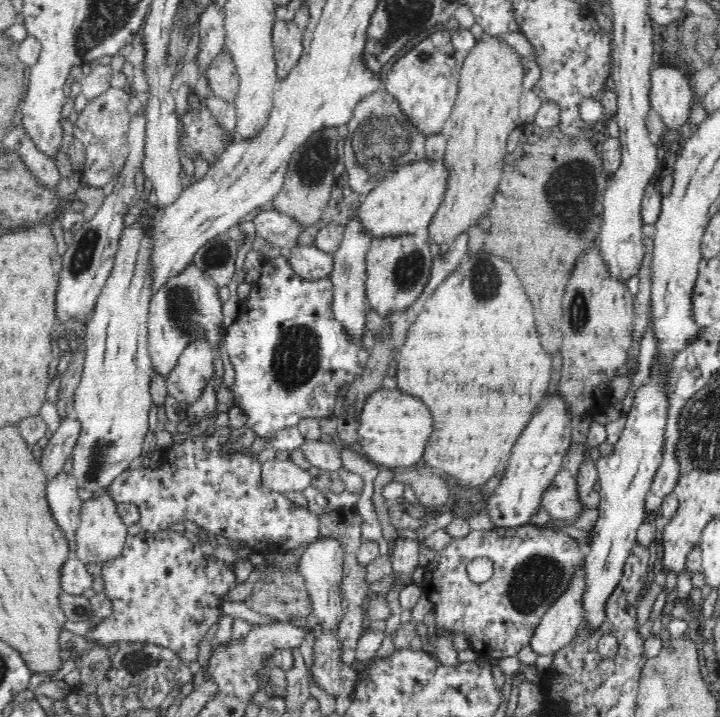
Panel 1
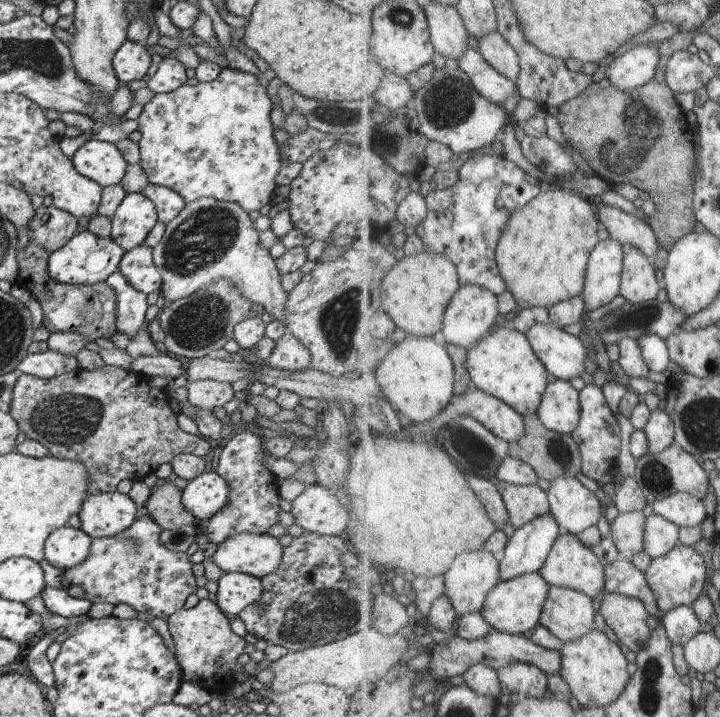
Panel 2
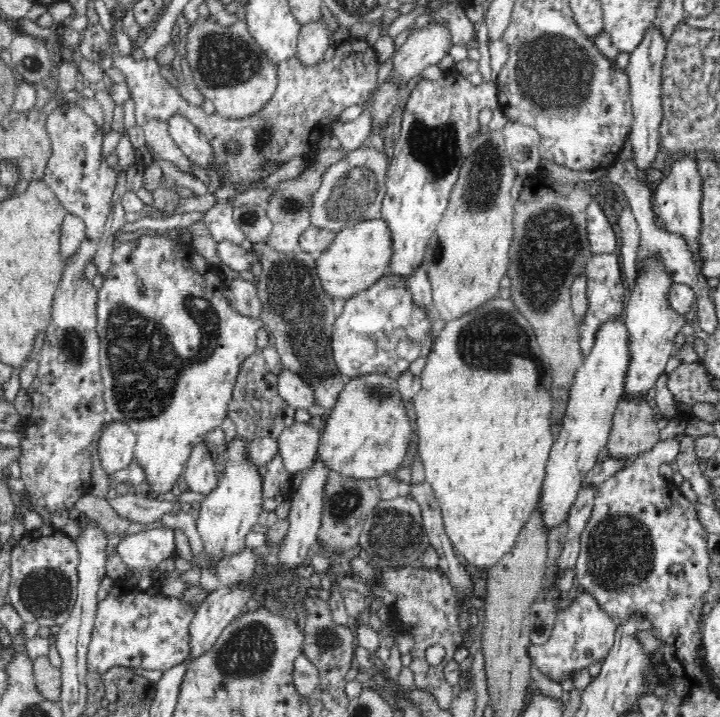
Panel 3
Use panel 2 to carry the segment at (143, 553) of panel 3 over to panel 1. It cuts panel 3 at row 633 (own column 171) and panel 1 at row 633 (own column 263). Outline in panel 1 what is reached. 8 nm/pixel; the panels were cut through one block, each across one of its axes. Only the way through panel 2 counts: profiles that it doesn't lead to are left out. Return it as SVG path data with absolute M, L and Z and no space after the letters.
M169 528L157 533L142 529L136 535L128 535L121 553L116 558L104 561L101 568L101 577L105 582L103 591L112 601L112 614L90 628L85 638L106 649L109 644L121 643L158 645L172 650L188 664L196 661L200 642L212 624L219 621L224 596L240 585L232 568L222 559L204 554L203 549L199 541L186 538L183 533Z

